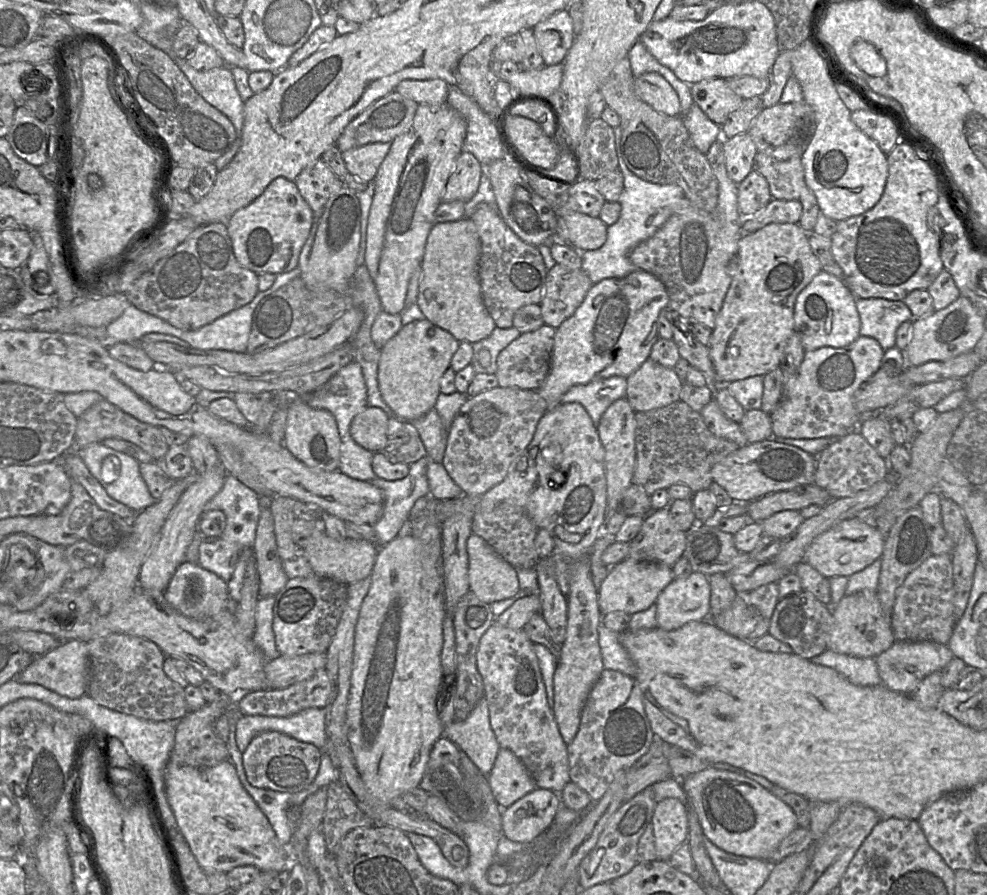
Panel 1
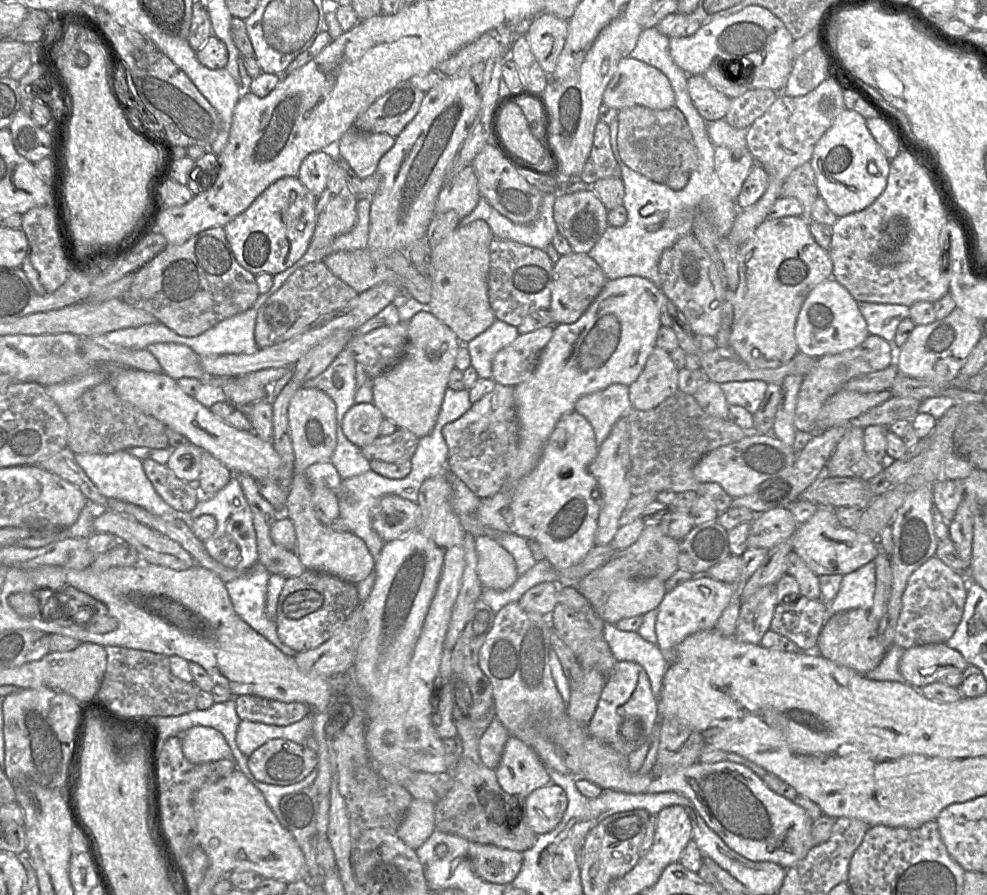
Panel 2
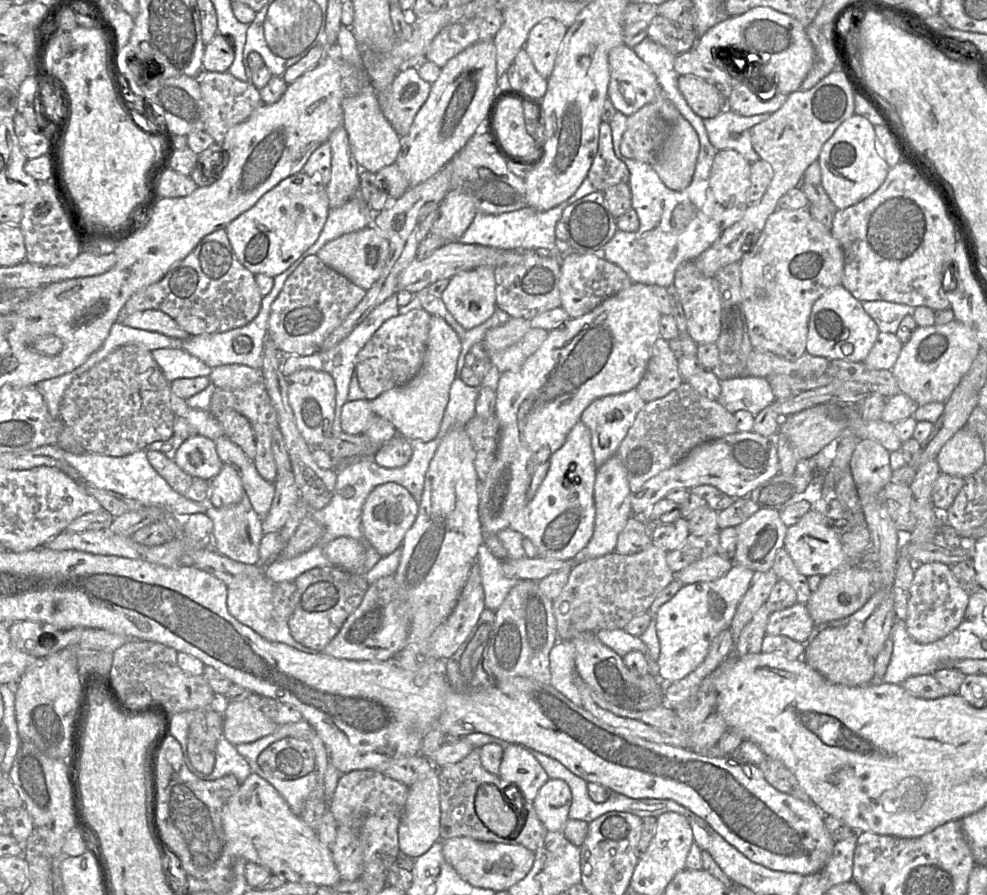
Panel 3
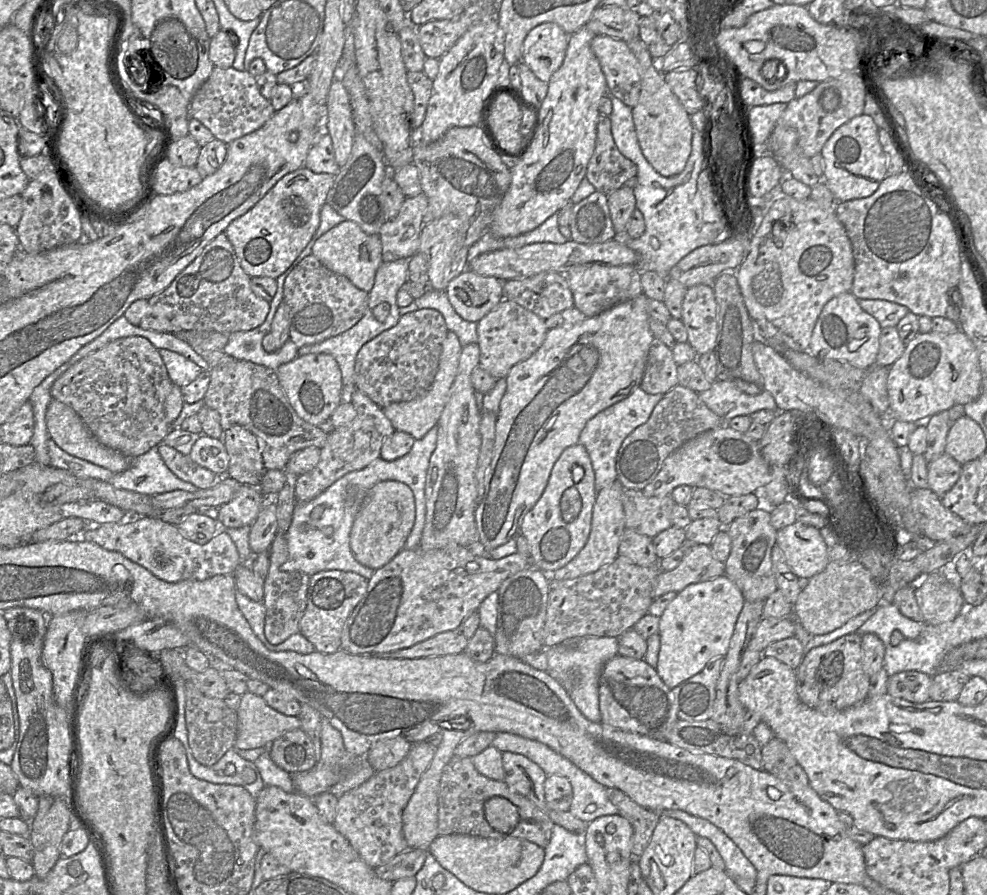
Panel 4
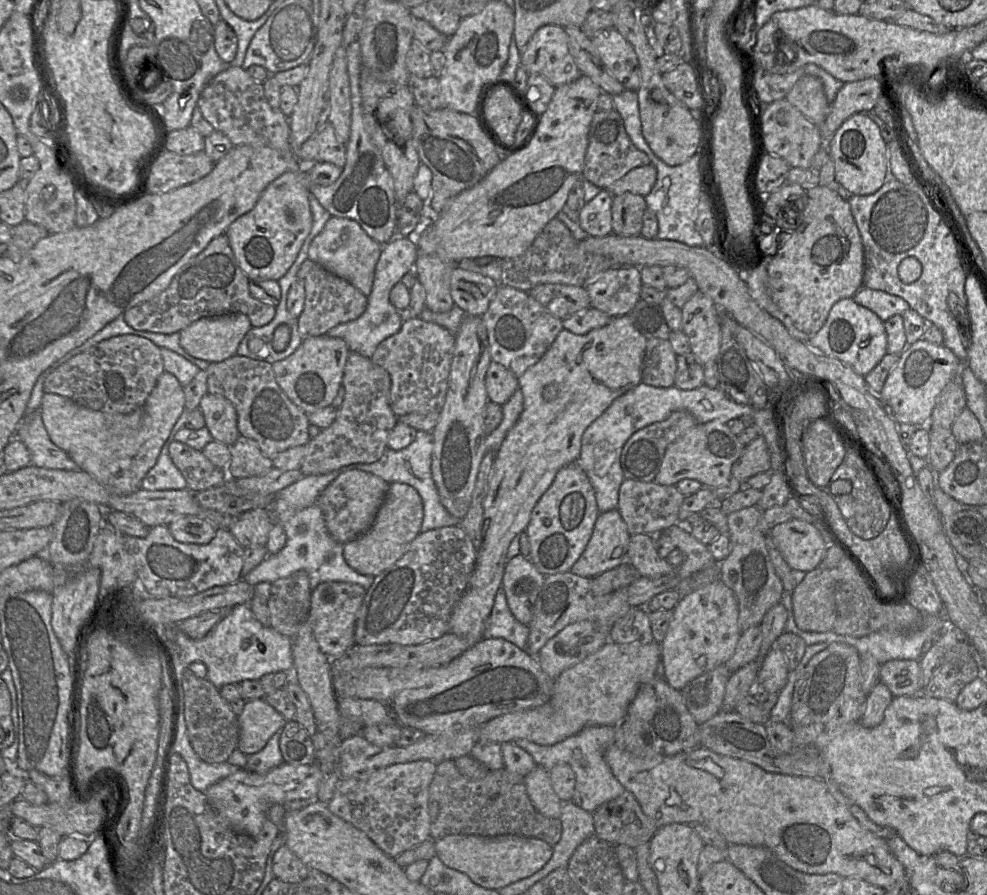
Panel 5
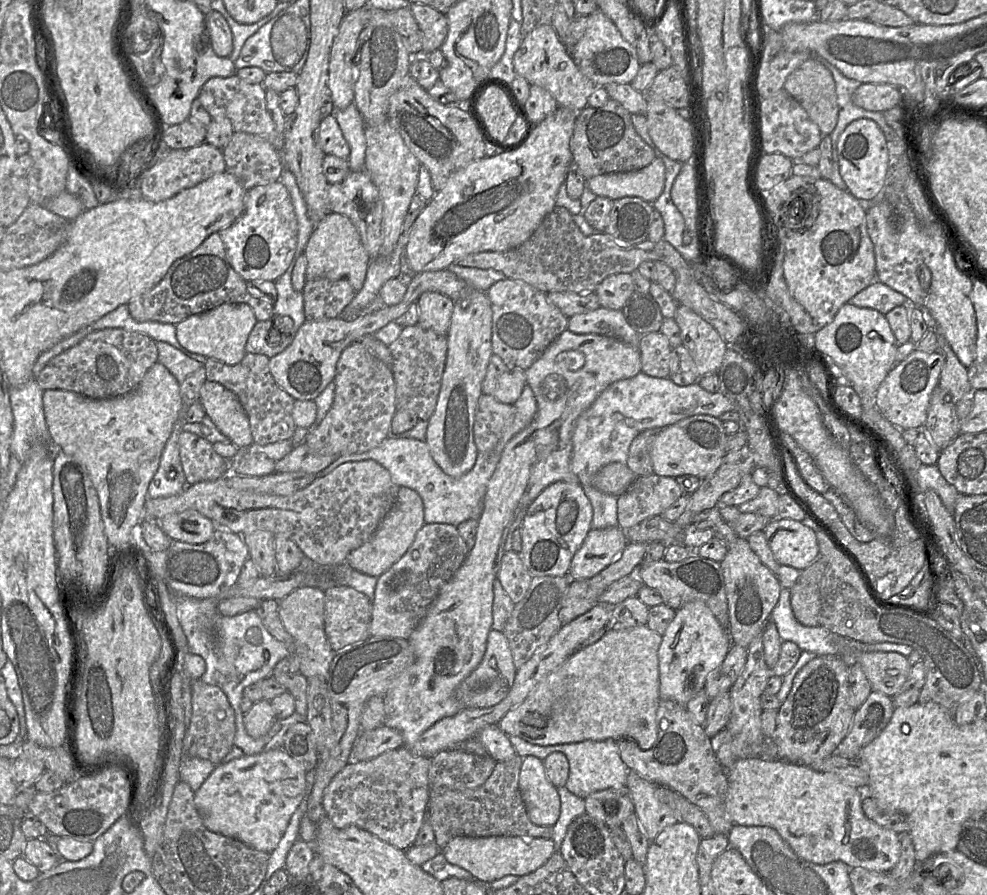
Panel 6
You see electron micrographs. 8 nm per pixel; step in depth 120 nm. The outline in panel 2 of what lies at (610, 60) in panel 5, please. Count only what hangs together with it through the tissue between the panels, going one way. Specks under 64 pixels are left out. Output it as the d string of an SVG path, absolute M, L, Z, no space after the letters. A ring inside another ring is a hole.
M629 56L619 61L617 70L603 93L602 102L617 111L636 105L664 110L675 106L675 94L670 81L660 70Z

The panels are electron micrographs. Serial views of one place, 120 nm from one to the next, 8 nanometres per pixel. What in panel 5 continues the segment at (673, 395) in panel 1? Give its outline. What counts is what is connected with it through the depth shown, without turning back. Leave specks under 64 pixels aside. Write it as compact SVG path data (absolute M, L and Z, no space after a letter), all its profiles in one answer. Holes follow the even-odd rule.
M648 338L641 382L654 387L674 386L676 357L668 339Z

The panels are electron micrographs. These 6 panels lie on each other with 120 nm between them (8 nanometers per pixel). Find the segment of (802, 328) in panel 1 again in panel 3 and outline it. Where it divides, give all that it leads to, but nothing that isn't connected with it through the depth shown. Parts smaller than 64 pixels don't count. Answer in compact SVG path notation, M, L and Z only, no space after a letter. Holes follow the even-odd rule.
M843 285L828 289L813 304L808 321L806 352L813 356L863 362L880 333L862 304Z

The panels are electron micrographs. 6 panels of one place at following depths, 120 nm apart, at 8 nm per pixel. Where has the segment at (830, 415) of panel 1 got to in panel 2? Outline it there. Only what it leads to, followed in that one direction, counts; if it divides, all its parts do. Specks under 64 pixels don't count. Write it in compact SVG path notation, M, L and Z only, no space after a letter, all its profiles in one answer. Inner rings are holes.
M869 334L857 347L838 354L817 358L815 367L803 377L798 392L794 426L803 432L815 431L815 420L825 401L849 380L871 372L883 370L893 364L891 343L880 336Z

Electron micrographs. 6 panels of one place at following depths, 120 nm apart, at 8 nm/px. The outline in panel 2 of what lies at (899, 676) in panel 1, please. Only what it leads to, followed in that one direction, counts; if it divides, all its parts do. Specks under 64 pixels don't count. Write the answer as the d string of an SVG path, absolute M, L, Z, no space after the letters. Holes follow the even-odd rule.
M937 643L905 649L899 671L904 683L921 689L949 672L962 673L968 666L968 662L957 650L945 643Z

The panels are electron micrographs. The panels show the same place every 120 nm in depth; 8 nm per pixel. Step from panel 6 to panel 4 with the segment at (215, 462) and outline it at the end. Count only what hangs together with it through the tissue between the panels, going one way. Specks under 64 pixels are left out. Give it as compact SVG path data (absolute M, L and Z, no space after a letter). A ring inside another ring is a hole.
M165 444L158 445L158 452L167 467L181 480L189 482L198 489L207 489L217 485L222 477L195 463L189 455L178 452Z

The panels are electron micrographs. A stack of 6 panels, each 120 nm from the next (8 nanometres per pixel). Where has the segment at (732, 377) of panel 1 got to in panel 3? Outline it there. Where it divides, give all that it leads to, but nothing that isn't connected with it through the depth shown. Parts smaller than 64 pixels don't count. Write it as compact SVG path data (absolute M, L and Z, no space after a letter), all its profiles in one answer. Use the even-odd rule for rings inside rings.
M777 208L769 215L753 248L739 261L741 303L747 332L754 349L796 360L806 352L808 321L814 302L831 287L842 285L844 253L831 230L816 221L808 208Z

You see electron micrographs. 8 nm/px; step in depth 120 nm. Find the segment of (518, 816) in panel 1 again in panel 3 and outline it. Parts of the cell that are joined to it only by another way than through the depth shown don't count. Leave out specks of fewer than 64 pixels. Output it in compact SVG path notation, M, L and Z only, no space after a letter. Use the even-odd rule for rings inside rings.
M551 779L540 788L532 805L547 831L563 832L572 804L569 785L561 779Z

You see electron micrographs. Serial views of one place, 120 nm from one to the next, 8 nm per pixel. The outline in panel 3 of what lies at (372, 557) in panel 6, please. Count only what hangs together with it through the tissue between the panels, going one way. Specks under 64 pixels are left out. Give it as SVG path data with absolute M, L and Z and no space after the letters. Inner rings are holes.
M388 482L374 488L367 496L361 514L361 527L366 541L381 555L387 556L400 548L407 531L414 524L419 511L410 492L398 483Z

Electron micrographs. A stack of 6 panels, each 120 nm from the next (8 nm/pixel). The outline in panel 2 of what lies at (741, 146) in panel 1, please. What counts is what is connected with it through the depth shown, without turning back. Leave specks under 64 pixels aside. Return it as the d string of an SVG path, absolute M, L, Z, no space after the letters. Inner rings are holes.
M725 146L715 147L715 172L728 196L734 201L736 201L743 182L754 164L755 159L749 150L739 159L735 159L729 148Z

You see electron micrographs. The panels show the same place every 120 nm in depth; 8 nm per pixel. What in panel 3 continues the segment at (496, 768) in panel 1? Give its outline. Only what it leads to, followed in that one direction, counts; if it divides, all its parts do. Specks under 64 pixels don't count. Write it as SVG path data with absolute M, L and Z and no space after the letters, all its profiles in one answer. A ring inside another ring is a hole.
M508 743L504 748L499 777L503 782L513 783L503 788L506 794L517 791L531 803L549 779L531 750L516 743Z

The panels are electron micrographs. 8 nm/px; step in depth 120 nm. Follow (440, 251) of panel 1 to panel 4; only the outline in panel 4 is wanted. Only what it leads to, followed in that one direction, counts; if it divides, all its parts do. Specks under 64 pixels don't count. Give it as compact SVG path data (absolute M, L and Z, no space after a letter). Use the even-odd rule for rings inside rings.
M466 269L453 278L445 292L455 311L465 320L478 322L503 299L503 282Z

